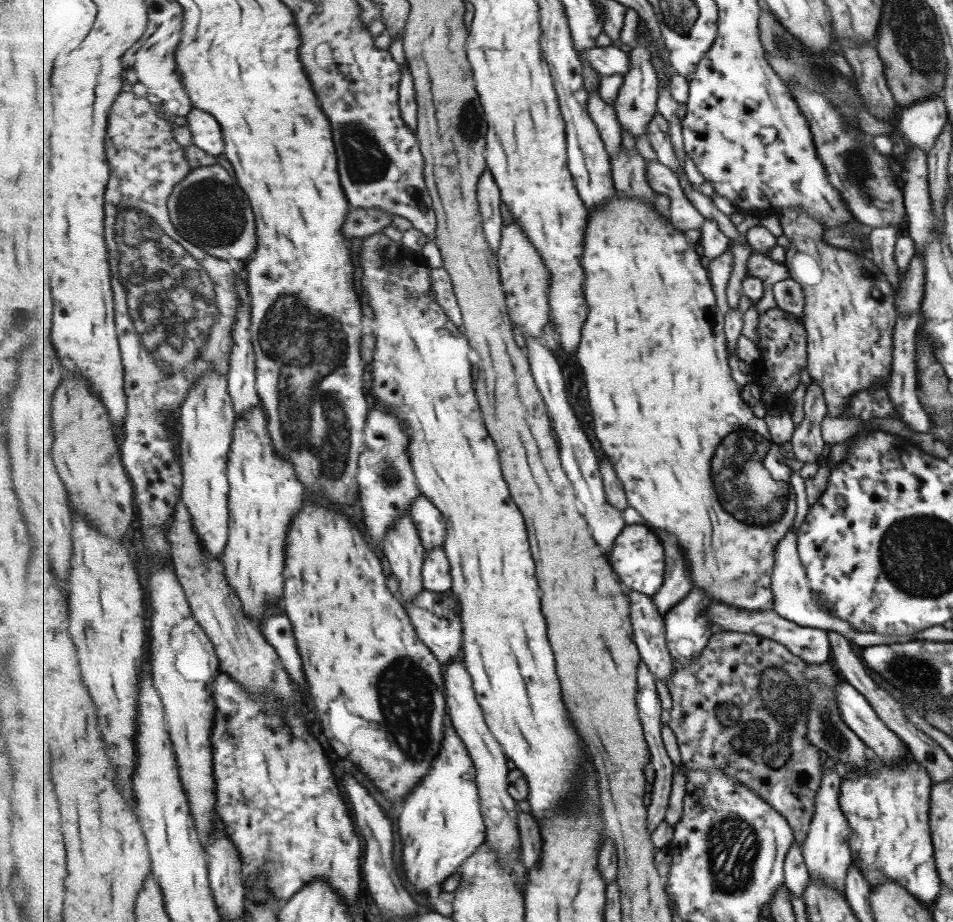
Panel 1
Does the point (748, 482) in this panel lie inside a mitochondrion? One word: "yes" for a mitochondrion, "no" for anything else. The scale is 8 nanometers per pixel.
yes

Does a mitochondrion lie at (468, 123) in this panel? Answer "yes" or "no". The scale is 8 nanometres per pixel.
yes

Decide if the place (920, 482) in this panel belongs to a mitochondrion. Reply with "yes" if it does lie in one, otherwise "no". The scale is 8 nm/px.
no

